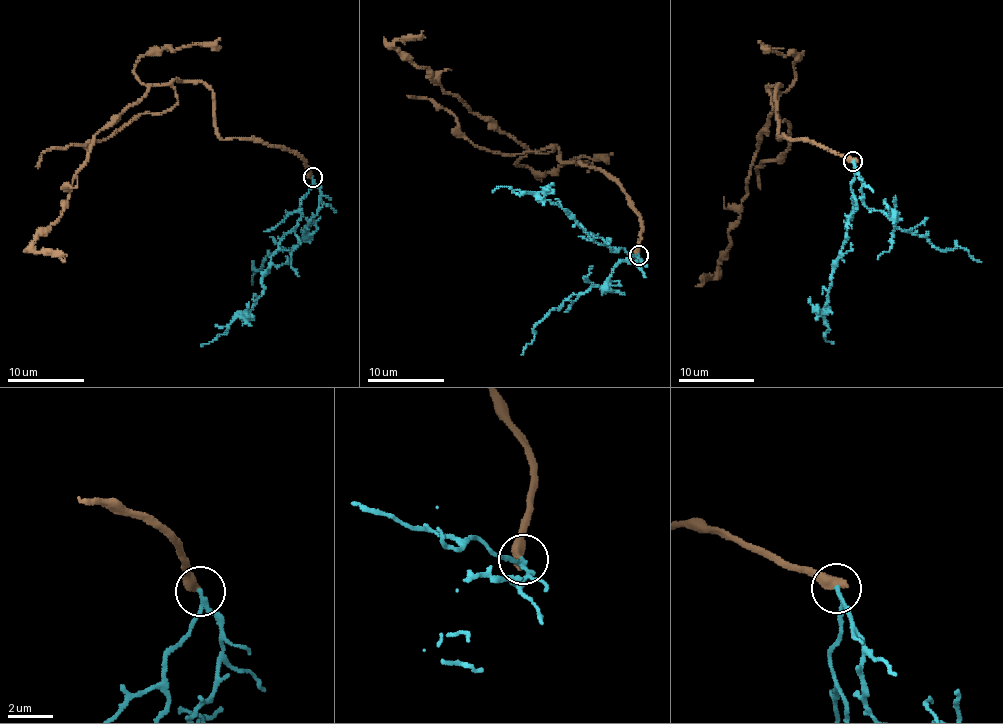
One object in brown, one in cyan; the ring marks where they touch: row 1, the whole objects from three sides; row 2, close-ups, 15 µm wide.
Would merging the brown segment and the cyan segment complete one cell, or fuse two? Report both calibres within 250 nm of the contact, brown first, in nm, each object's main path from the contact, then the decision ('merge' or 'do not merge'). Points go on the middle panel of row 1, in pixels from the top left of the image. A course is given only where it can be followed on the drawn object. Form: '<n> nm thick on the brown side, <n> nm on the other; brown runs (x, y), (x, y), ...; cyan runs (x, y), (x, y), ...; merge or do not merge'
500 nm thick on the brown side, 130 nm on the other; brown runs (638, 256), (642, 222), (614, 181), (564, 163), (555, 146), (531, 152), (441, 89), (393, 45), (423, 31); cyan runs (638, 255), (622, 248), (610, 249), (557, 204), (533, 194), (518, 195), (507, 186), (492, 192); do not merge

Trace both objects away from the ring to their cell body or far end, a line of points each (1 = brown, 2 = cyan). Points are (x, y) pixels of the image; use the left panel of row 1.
1: (312, 176), (286, 148), (224, 140), (201, 82), (152, 86), (95, 135), (61, 217), (33, 244), (65, 261)
2: (312, 178), (297, 224), (271, 257), (271, 266), (262, 279), (264, 292), (256, 303), (201, 346)

